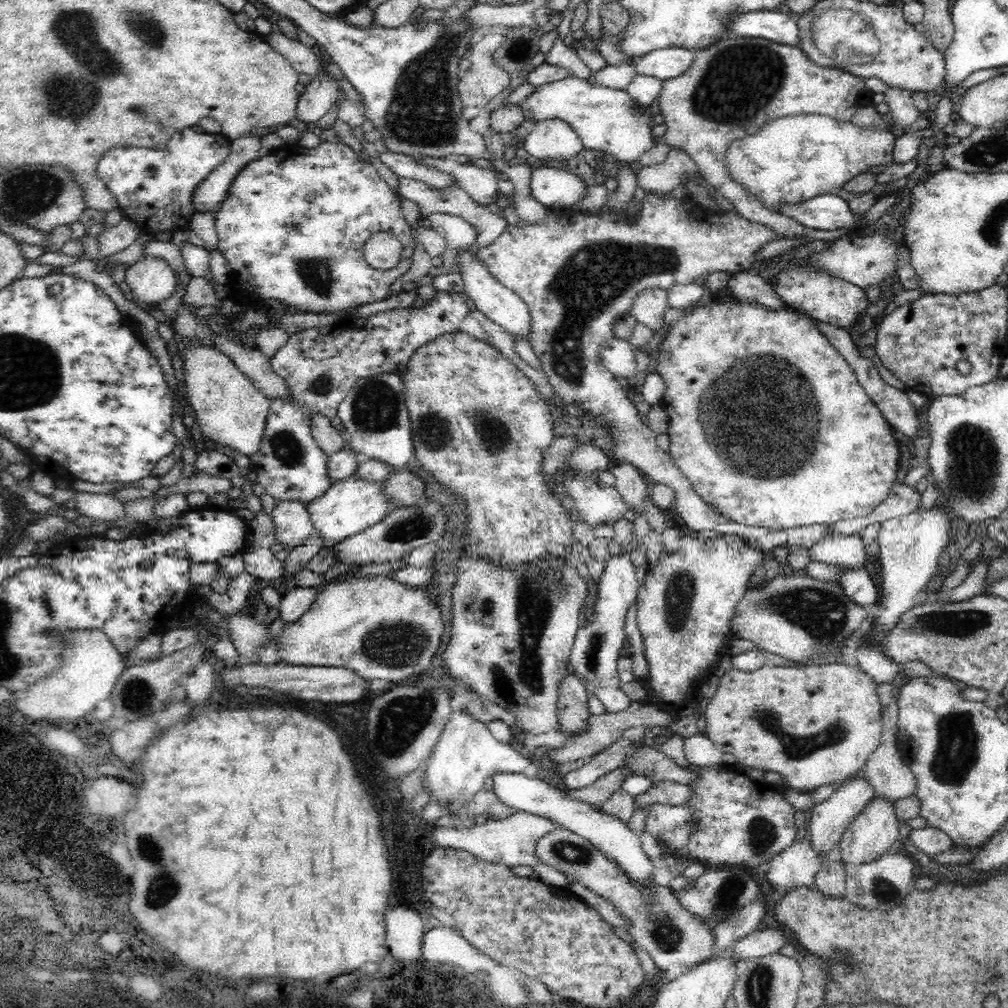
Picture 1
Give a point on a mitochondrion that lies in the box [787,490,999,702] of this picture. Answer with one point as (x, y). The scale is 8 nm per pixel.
(967, 625)

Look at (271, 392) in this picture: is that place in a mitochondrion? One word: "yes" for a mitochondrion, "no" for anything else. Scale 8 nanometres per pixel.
no

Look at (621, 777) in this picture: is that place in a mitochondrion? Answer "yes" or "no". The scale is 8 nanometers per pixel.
no

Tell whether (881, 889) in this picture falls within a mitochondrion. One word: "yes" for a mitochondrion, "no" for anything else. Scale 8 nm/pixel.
yes

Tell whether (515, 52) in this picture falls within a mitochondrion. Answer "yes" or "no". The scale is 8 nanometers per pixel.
yes

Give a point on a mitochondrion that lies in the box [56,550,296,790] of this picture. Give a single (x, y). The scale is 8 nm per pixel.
(137, 696)

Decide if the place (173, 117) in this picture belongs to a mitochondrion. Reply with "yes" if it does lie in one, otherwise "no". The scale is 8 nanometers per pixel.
no

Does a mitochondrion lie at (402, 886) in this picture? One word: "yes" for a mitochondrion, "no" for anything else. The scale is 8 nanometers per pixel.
no

